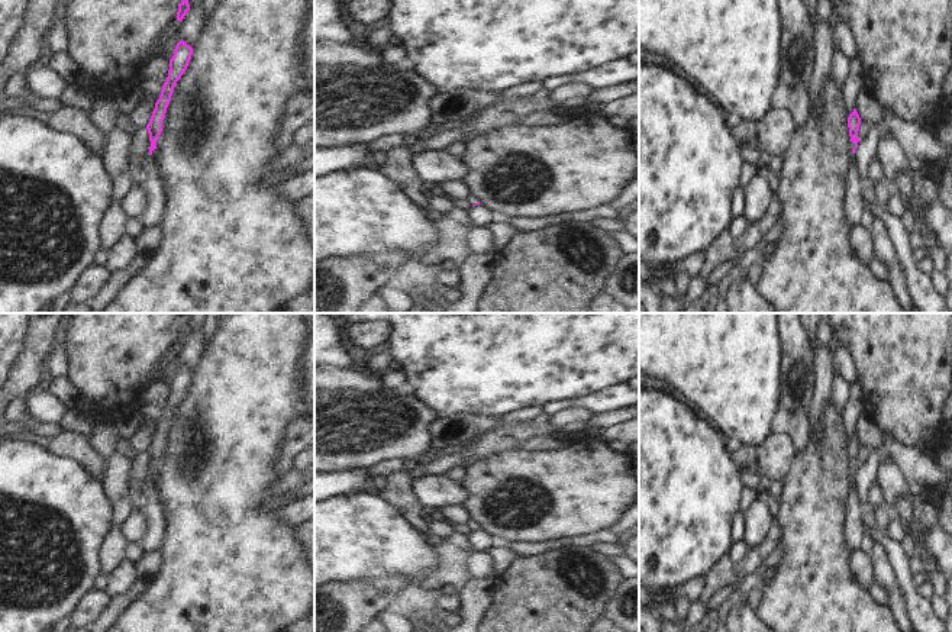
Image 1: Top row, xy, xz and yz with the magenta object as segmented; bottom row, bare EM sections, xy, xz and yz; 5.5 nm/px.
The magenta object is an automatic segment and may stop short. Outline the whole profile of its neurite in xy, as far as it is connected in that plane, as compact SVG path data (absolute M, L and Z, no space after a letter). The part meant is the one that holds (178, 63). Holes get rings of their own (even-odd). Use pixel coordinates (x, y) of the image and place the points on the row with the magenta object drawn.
M181 39L174 49L172 58L170 59L168 77L162 86L161 96L155 103L155 109L152 112L149 123L146 125L151 141L149 155L152 155L154 149L156 149L155 142L158 141L162 132L162 120L165 117L167 107L171 101L174 87L184 74L184 71L187 70L191 55L193 48Z

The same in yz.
M853 109L853 112L848 117L851 142L855 144L855 148L852 149L852 154L855 154L855 149L856 149L858 142L859 142L859 138L858 138L859 125L861 125L861 117L859 117L856 109Z

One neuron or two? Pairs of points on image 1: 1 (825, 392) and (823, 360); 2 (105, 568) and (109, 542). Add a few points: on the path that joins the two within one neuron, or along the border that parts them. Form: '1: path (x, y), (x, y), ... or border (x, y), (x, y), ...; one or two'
1: path (823, 384), (823, 367); one
2: path (106, 563), (109, 548); one

